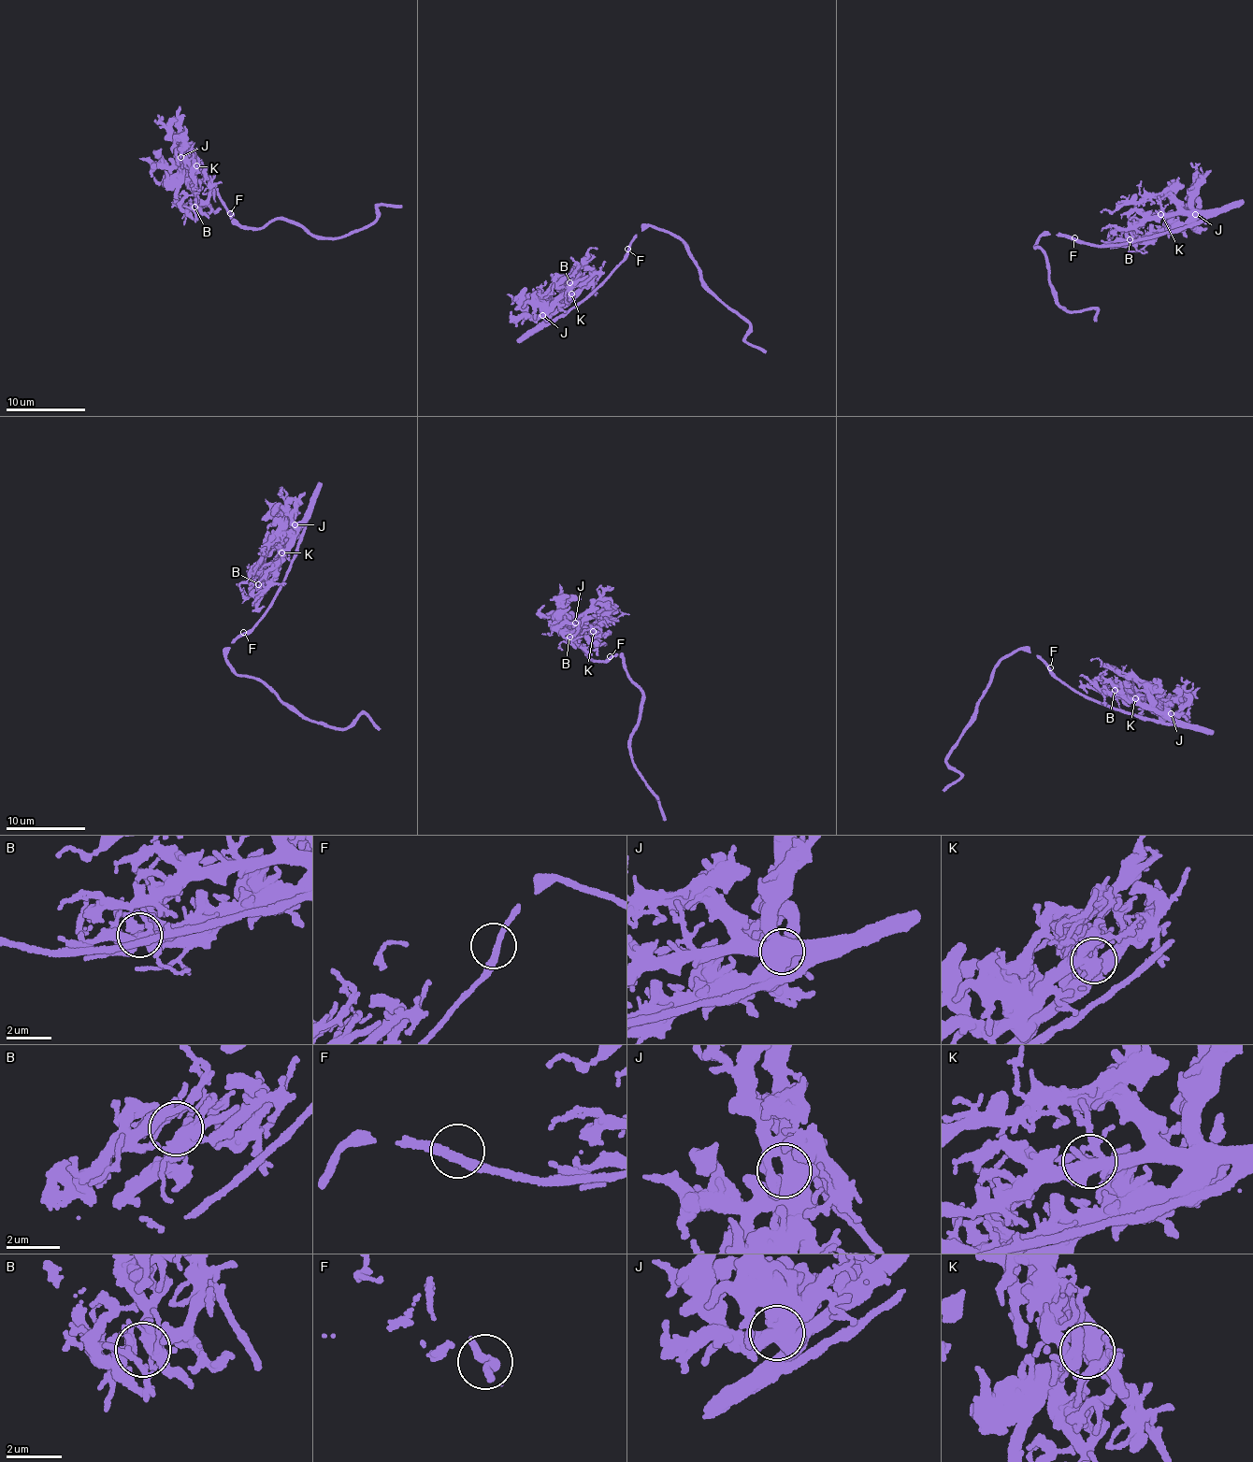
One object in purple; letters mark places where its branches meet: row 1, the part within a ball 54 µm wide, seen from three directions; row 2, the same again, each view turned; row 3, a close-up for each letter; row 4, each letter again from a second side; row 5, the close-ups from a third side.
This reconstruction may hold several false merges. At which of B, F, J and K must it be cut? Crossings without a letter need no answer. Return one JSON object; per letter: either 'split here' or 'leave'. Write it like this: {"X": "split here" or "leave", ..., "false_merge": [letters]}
{"B": "leave", "F": "leave", "J": "leave", "K": "leave", "false_merge": []}

